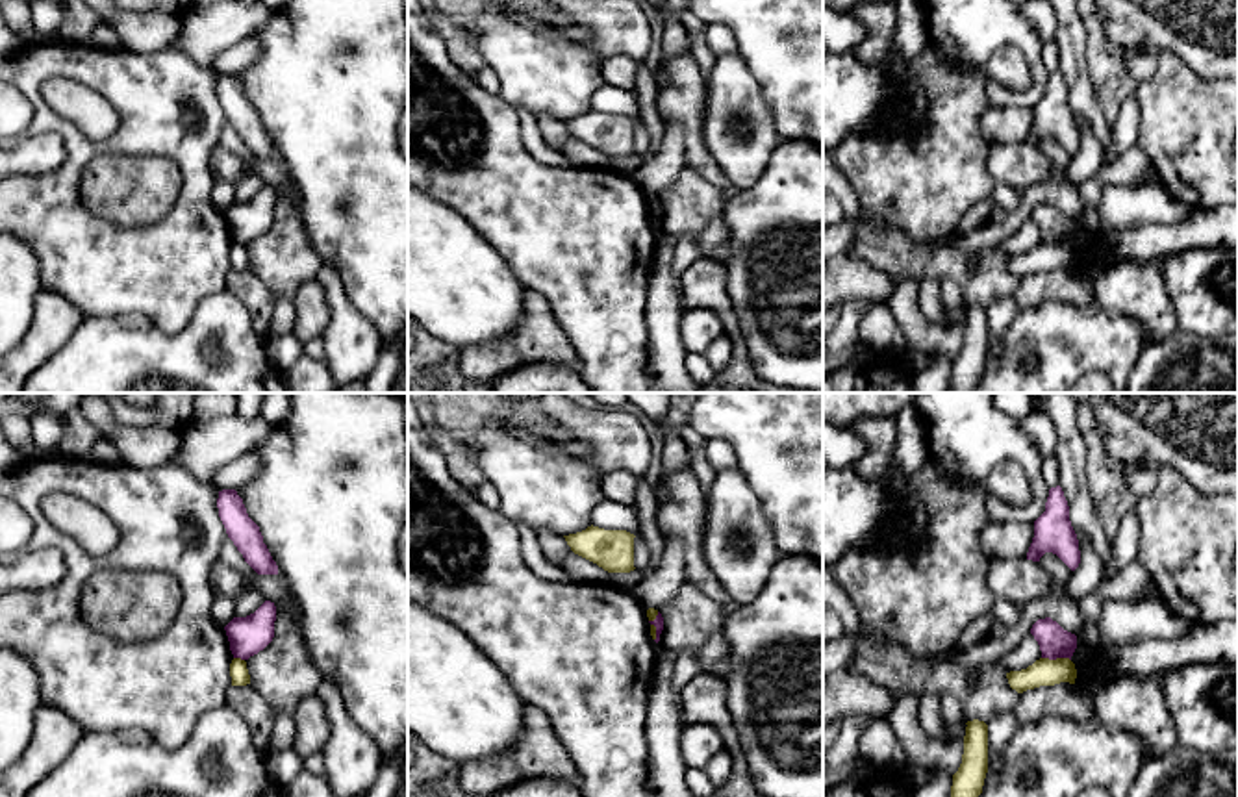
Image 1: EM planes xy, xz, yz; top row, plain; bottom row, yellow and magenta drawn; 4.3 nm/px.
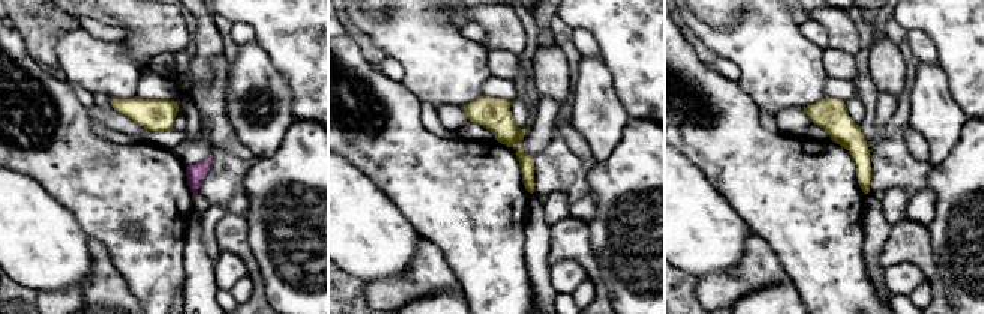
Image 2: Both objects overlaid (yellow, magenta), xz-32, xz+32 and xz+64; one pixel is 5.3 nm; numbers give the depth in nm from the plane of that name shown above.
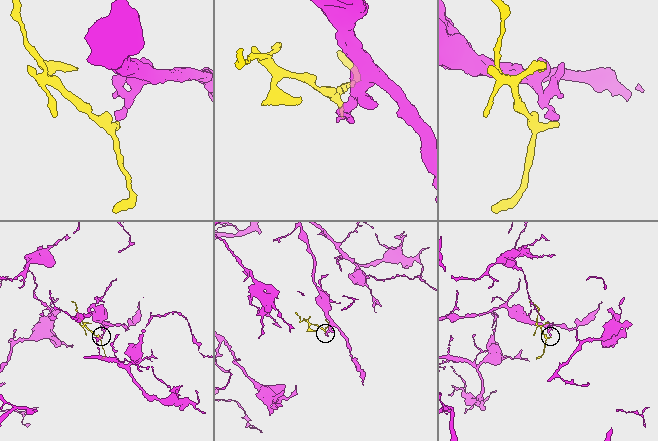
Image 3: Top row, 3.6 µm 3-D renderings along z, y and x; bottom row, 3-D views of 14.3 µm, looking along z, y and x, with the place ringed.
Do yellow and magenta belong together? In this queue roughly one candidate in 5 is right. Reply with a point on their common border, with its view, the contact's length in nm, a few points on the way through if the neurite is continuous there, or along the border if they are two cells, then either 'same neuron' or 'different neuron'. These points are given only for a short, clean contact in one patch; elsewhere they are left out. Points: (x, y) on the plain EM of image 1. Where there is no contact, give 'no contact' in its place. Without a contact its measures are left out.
meets yellow in yz at (1057, 243); contact 130 nm long; border along yz (1042, 241), (1070, 245); different neuron

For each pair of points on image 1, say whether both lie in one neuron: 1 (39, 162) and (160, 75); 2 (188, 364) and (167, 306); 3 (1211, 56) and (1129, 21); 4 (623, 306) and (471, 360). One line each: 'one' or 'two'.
1: two
2: two
3: one
4: two

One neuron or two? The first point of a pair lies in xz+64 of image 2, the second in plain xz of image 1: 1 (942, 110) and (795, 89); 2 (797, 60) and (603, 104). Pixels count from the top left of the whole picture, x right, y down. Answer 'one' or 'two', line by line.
1: two
2: two

